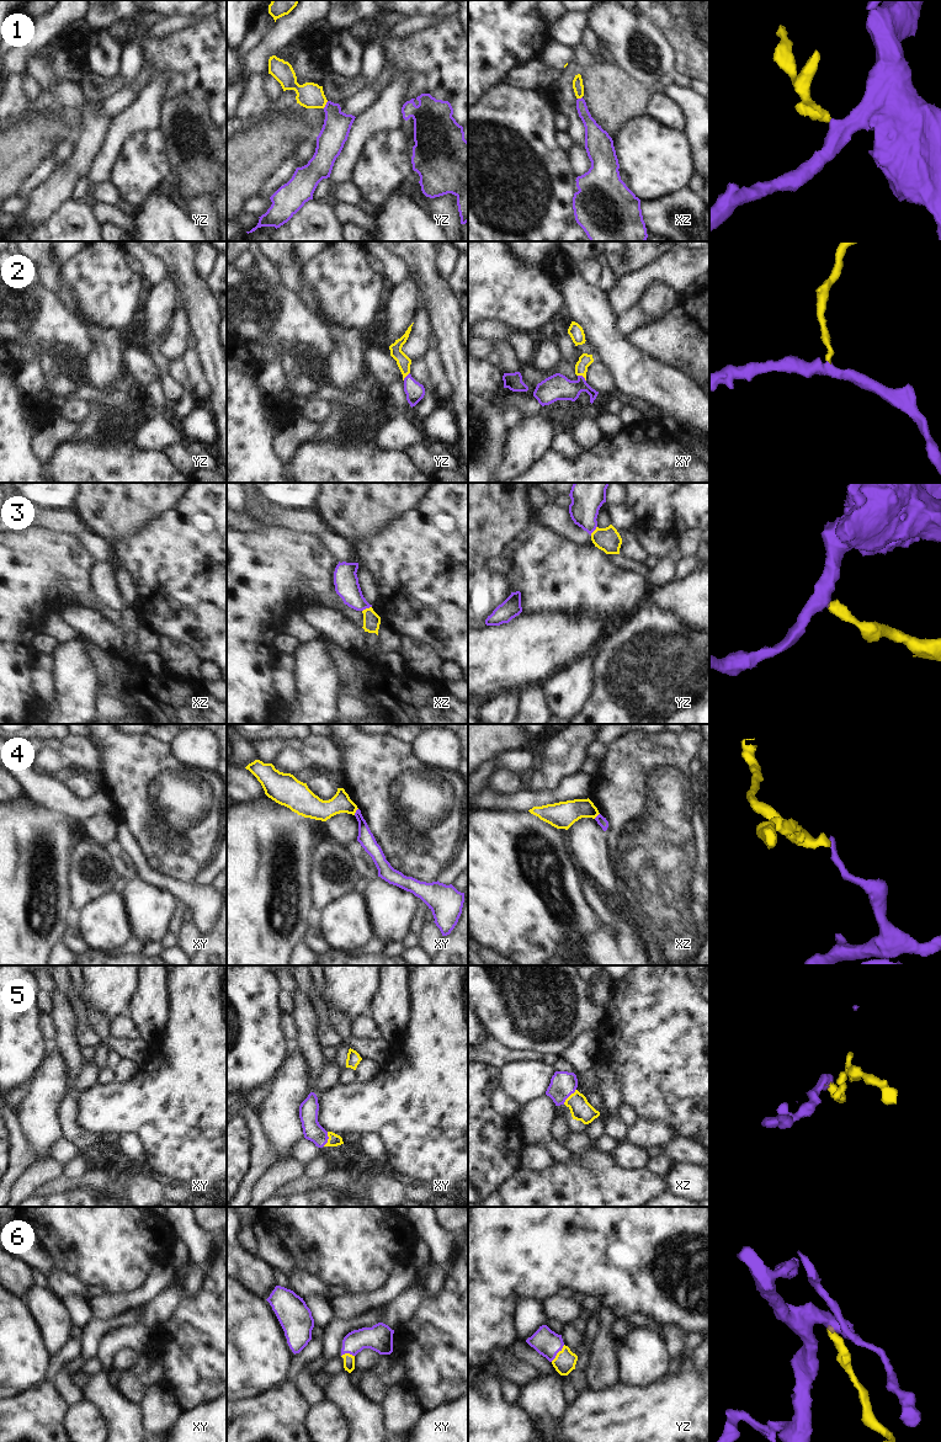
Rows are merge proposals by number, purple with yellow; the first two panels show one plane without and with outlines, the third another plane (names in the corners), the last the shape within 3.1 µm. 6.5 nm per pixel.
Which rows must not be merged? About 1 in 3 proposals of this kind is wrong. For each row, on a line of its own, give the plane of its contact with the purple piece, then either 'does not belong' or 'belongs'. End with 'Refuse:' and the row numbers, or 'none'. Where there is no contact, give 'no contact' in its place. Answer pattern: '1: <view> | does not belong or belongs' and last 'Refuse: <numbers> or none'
1: yz | belongs
2: xy | belongs
3: xz | does not belong
4: xy | does not belong
5: xz | belongs
6: yz | belongs
Refuse: 3, 4

